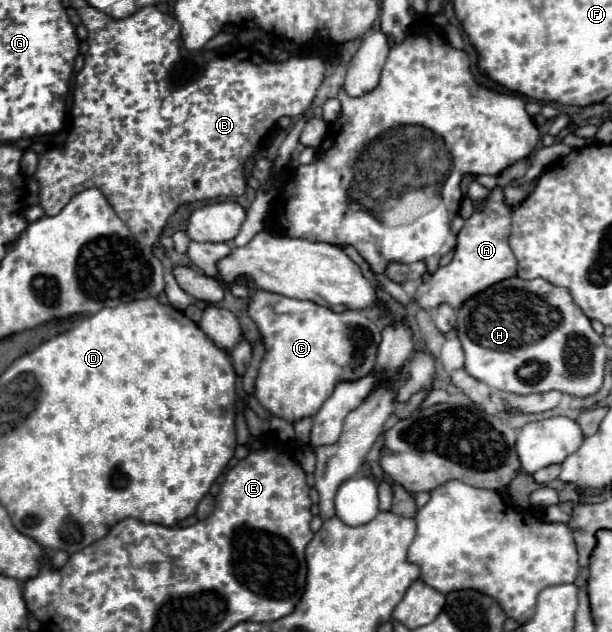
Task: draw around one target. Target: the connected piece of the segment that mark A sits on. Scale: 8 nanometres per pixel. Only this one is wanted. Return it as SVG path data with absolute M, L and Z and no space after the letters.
M495 188L487 198L483 208L475 206L471 218L465 220L463 230L457 236L455 258L447 266L437 268L435 274L425 278L415 292L415 302L423 310L439 308L441 304L449 304L451 308L461 308L469 296L489 288L489 284L497 284L501 280L513 278L517 272L515 254L509 248L509 232L511 232L511 210L505 206L501 190Z

